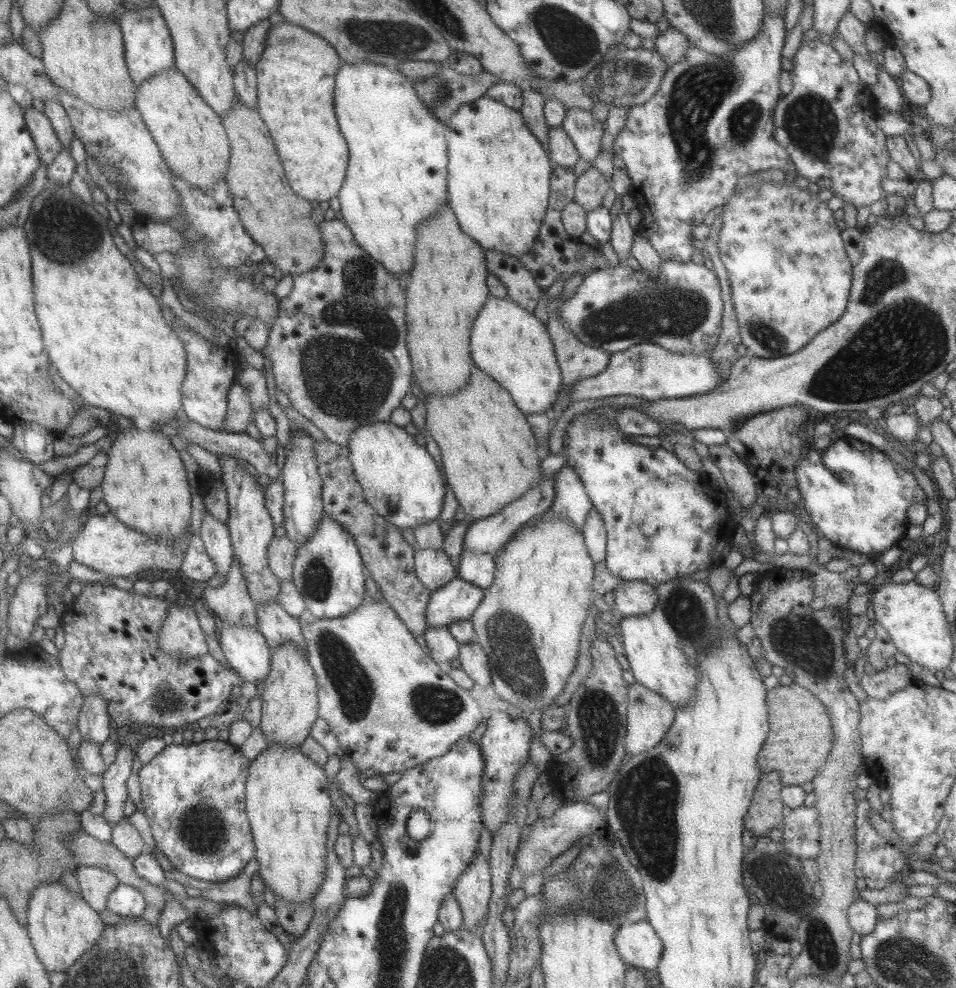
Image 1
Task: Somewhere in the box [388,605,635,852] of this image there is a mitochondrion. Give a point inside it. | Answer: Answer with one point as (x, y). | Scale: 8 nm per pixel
(598, 719)

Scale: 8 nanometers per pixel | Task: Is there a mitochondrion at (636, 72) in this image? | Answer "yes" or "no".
yes

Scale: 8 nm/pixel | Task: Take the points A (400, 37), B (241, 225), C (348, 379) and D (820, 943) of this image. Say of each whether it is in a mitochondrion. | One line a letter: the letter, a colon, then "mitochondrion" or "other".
A: mitochondrion
B: other
C: mitochondrion
D: mitochondrion

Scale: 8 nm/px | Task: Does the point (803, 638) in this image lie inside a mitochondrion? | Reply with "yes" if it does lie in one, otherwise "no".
yes

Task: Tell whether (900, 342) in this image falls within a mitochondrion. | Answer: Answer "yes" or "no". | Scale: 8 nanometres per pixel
yes

